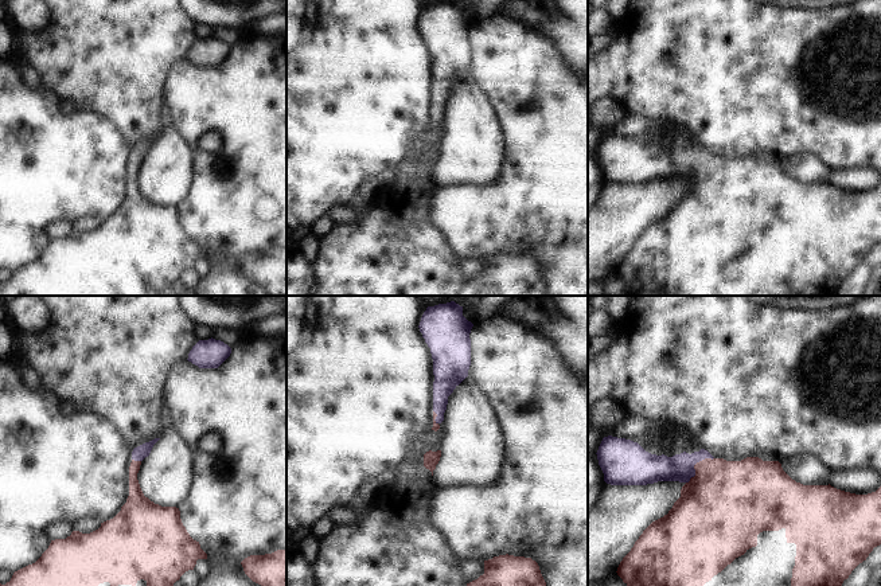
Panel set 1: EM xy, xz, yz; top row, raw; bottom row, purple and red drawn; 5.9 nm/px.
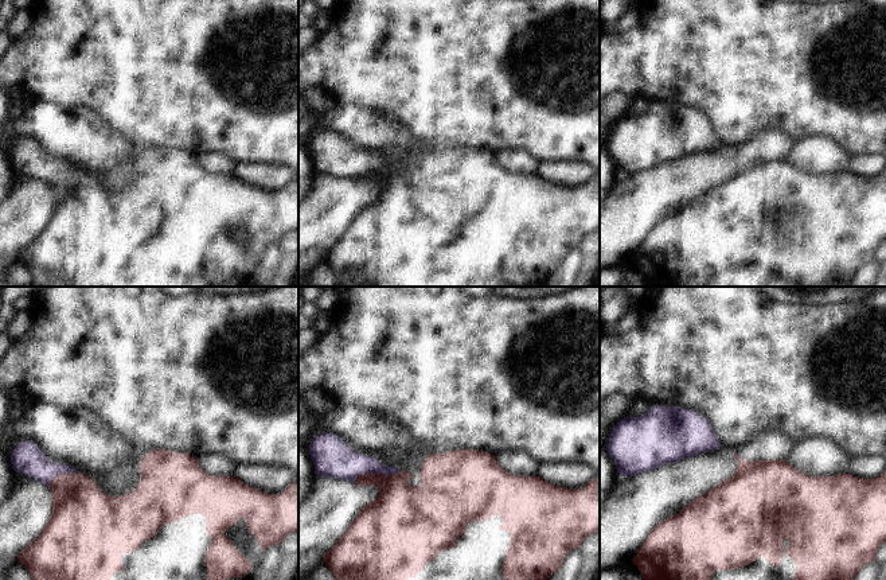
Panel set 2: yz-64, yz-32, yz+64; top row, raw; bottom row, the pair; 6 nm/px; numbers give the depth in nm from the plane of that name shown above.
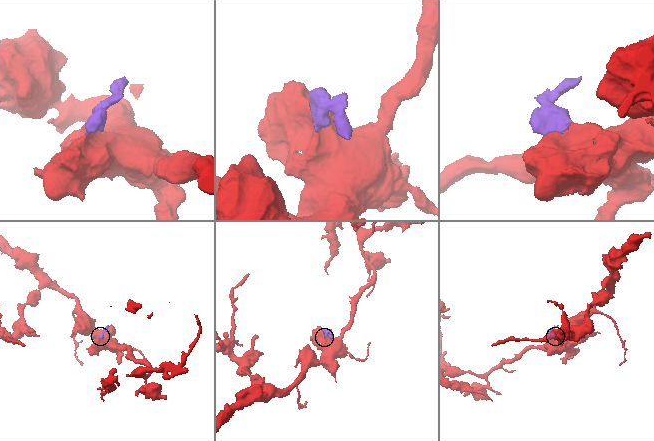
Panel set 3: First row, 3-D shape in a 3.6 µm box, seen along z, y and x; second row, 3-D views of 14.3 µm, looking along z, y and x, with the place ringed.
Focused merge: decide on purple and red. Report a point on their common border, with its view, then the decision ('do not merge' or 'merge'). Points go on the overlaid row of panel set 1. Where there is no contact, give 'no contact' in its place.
yz (694, 464) | merge

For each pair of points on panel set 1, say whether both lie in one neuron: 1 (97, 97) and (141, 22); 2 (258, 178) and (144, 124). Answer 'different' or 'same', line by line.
1: same
2: different

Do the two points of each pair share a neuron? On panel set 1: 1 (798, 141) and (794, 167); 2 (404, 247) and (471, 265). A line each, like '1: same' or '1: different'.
1: different
2: different

